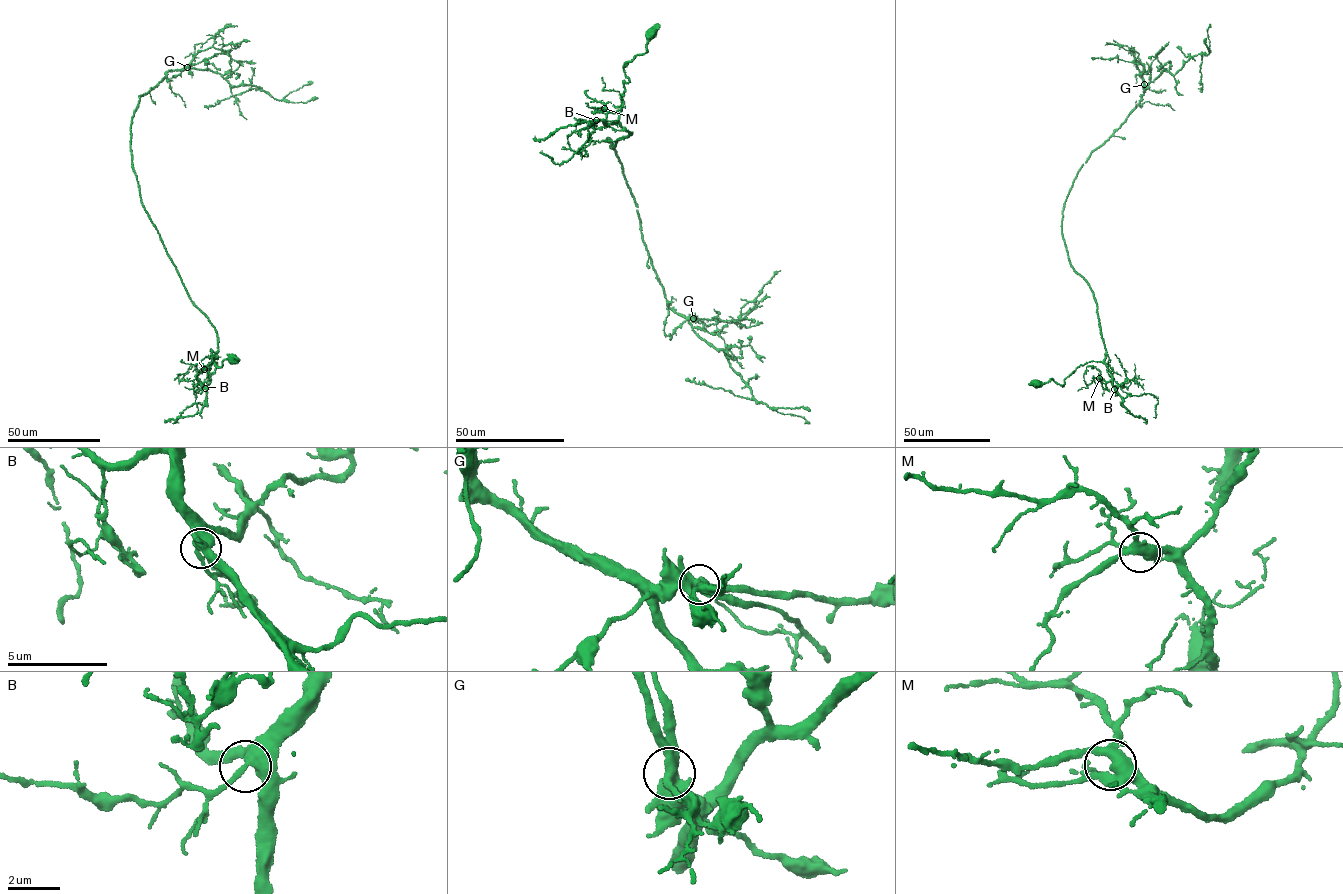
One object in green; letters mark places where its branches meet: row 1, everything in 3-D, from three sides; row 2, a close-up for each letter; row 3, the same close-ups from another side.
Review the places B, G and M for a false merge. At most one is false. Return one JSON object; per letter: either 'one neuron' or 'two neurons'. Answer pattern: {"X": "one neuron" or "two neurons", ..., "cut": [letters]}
{"B": "one neuron", "G": "two neurons", "M": "one neuron", "cut": ["G"]}

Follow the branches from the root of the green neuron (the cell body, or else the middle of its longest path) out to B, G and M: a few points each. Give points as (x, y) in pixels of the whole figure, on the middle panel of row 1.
B: (651, 34), (646, 52), (623, 66), (629, 81), (623, 83), (618, 121), (608, 124), (596, 120)
G: (651, 34), (646, 52), (623, 66), (618, 121), (632, 135), (614, 148), (607, 140), (669, 306), (693, 318)
M: (651, 34), (646, 52), (623, 66), (629, 81), (623, 83), (618, 121), (606, 124), (609, 112), (604, 108)

